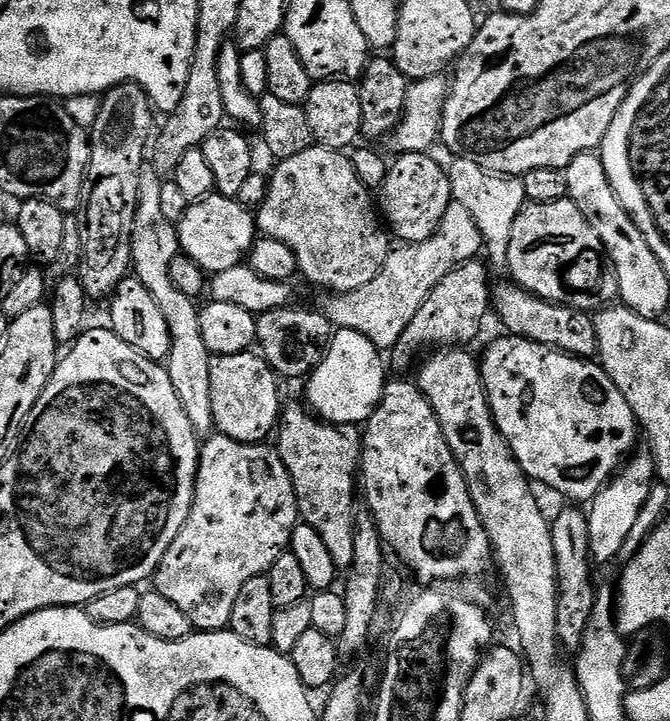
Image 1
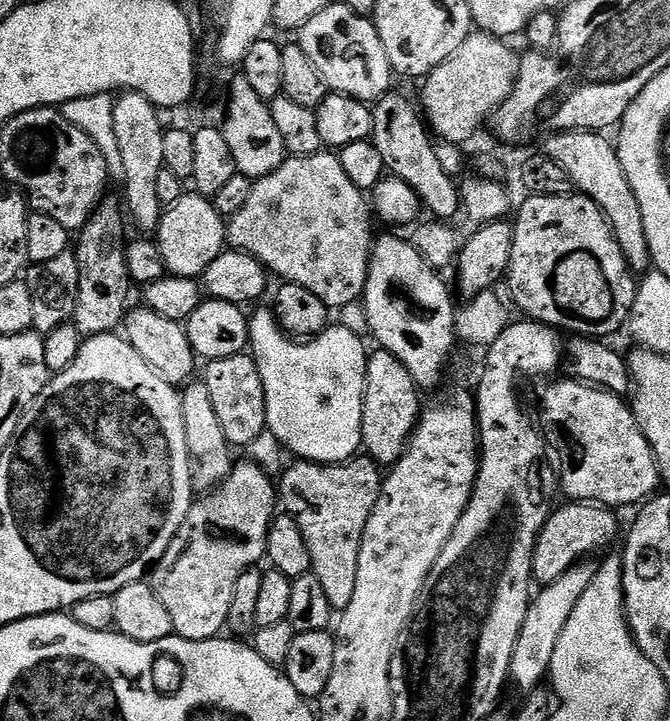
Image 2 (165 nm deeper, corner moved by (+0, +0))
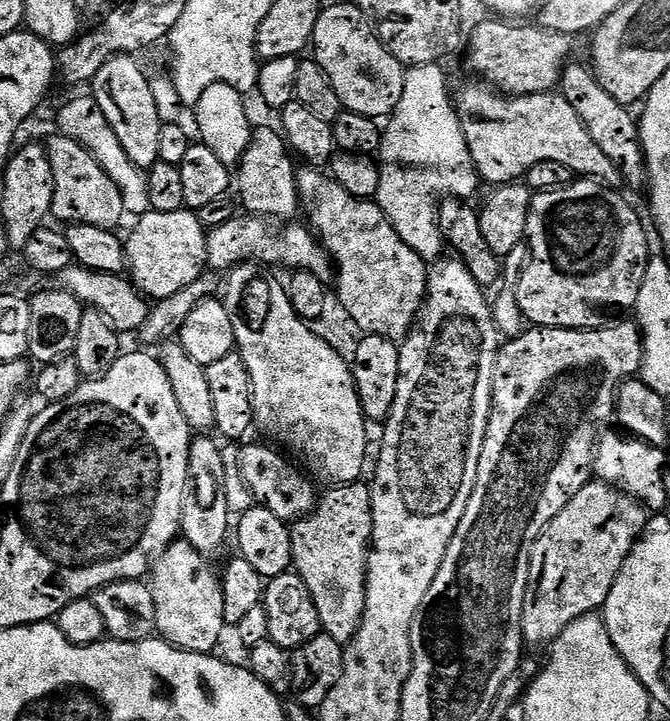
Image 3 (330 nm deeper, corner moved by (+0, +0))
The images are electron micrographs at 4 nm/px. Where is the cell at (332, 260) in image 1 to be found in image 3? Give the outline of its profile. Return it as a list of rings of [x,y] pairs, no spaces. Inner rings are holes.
[[[251,214],[232,216],[230,222],[222,222],[222,226],[208,232],[208,268],[217,274],[224,274],[245,262],[259,262],[264,266],[281,264],[281,269],[306,270],[314,274],[314,278],[325,282],[331,281],[334,276],[332,257],[322,247],[315,232],[307,223],[296,223],[288,222],[281,226],[263,216]]]

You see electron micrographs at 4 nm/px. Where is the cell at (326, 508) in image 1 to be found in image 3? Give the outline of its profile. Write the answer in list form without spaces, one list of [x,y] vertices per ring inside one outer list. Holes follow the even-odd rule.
[[[367,483],[342,484],[327,489],[328,493],[317,499],[308,516],[295,521],[292,529],[292,568],[306,582],[314,606],[318,606],[318,618],[323,635],[334,638],[342,646],[354,639],[362,622],[366,606],[366,574],[368,554],[372,543],[372,489]]]

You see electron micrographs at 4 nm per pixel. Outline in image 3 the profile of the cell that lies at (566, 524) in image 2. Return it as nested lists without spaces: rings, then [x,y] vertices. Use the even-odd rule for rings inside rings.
[[[589,482],[568,505],[552,519],[542,530],[542,534],[533,542],[530,552],[530,570],[526,598],[522,606],[522,626],[520,633],[524,636],[525,645],[551,645],[574,622],[583,616],[599,613],[604,607],[606,598],[630,554],[648,525],[650,513],[640,501],[625,492],[619,492],[611,484]]]

